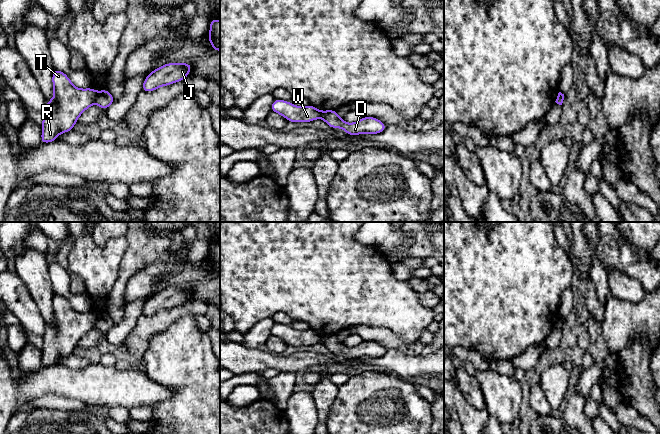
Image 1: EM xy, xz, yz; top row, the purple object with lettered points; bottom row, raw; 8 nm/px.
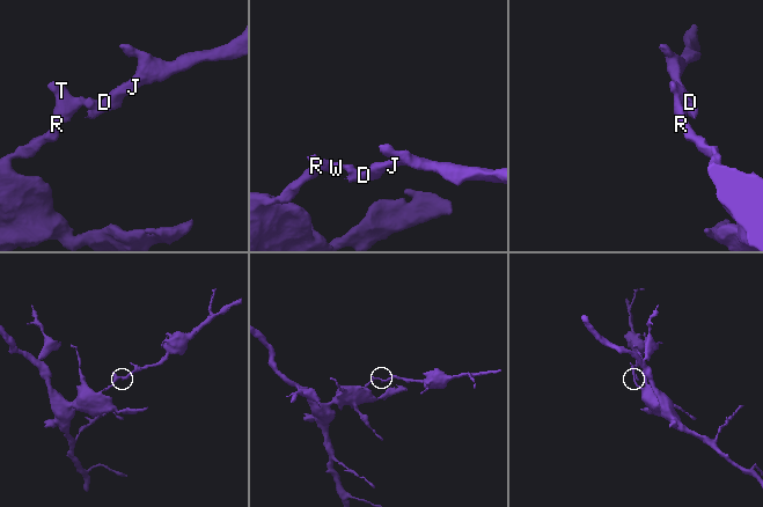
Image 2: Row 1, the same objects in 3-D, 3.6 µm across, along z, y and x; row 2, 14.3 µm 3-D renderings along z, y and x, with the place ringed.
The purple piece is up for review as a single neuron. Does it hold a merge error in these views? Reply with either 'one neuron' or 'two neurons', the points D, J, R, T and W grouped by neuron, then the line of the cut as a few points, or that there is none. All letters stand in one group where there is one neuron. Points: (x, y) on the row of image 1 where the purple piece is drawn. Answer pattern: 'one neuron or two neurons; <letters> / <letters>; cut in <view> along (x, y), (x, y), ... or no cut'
two neurons; D J / R T W; cut in xy along (98, 93), (94, 102)

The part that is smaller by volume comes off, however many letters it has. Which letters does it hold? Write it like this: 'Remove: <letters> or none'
Remove: D, J

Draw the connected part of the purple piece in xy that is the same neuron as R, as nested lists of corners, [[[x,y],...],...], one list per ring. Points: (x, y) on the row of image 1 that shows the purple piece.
[[[61,70],[52,75],[54,97],[42,111],[43,124],[40,144],[56,141],[60,133],[73,130],[79,116],[93,105],[98,92],[93,88],[79,89]]]

